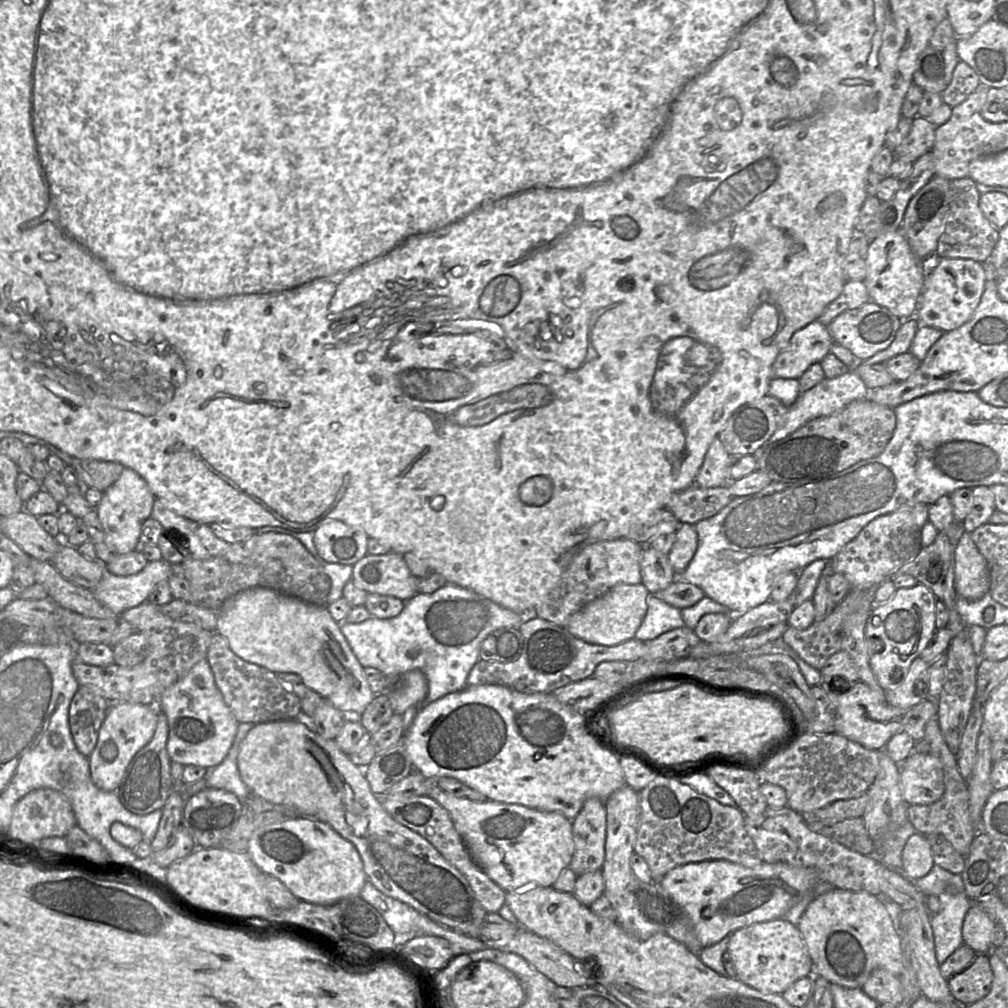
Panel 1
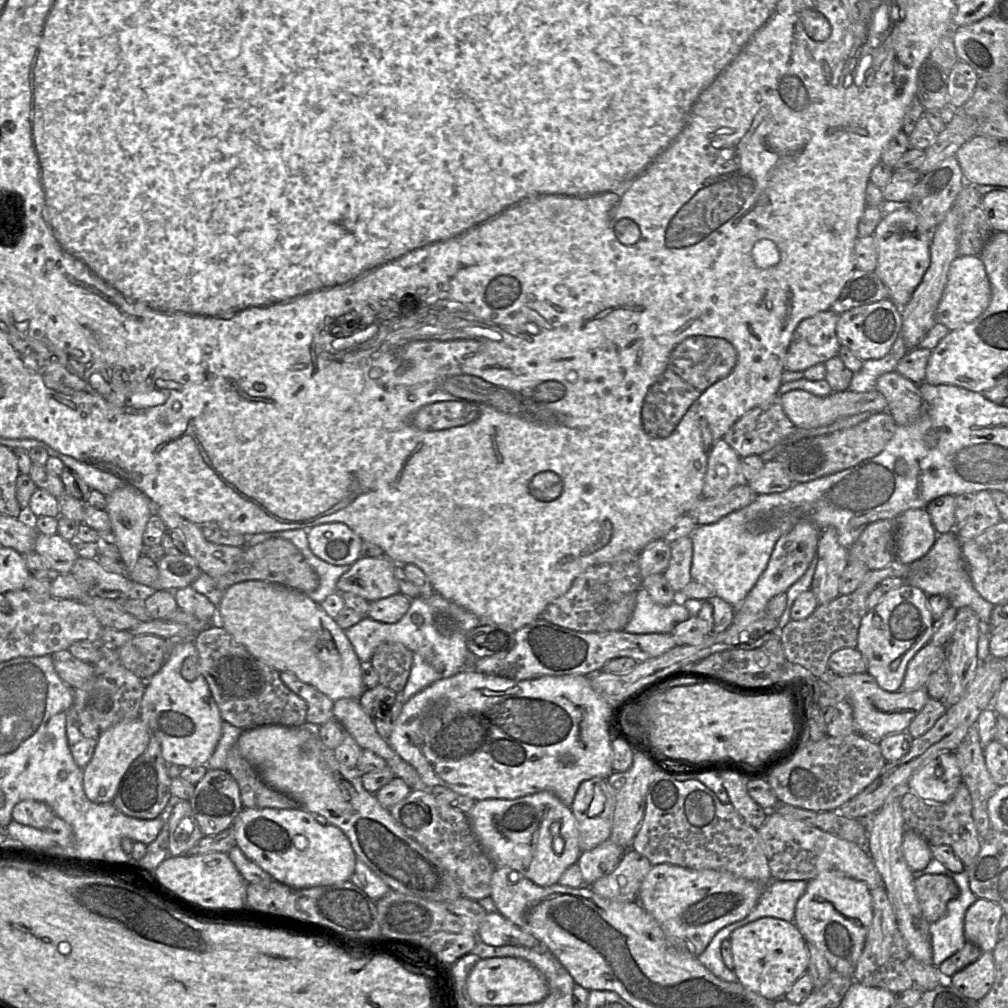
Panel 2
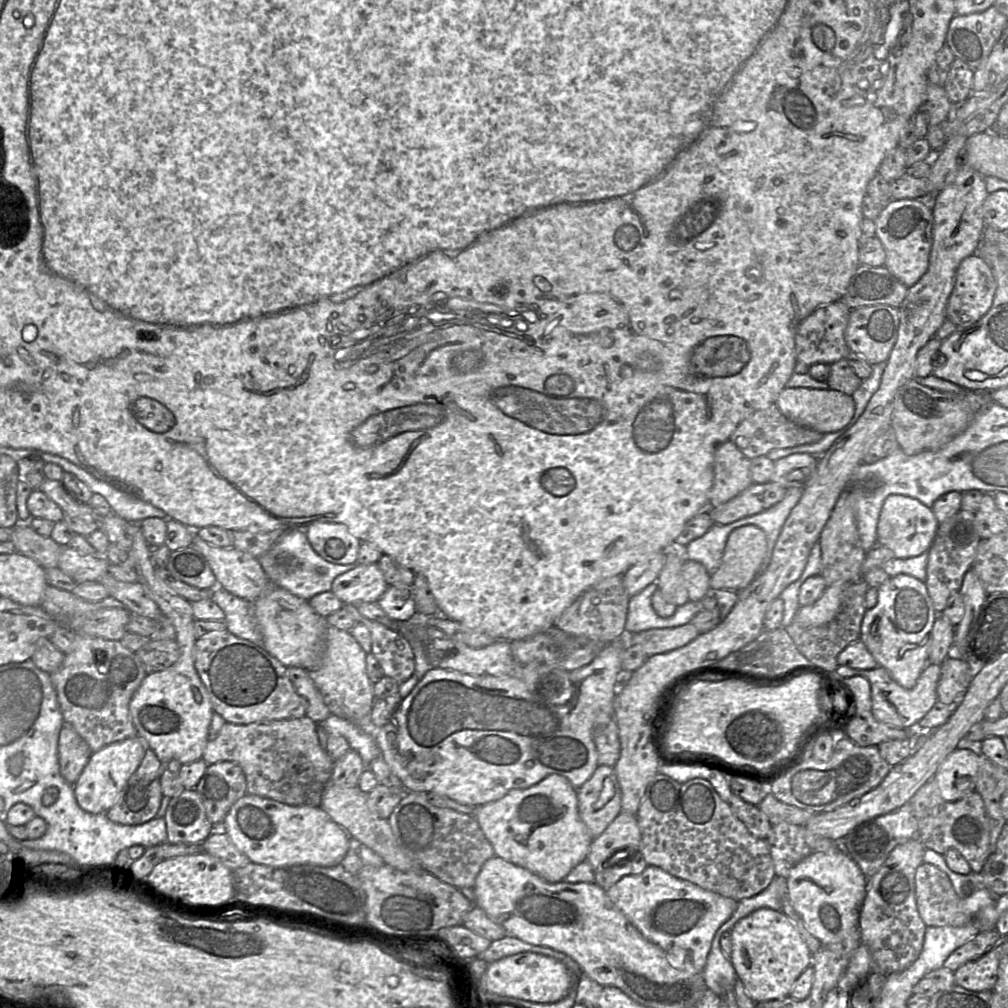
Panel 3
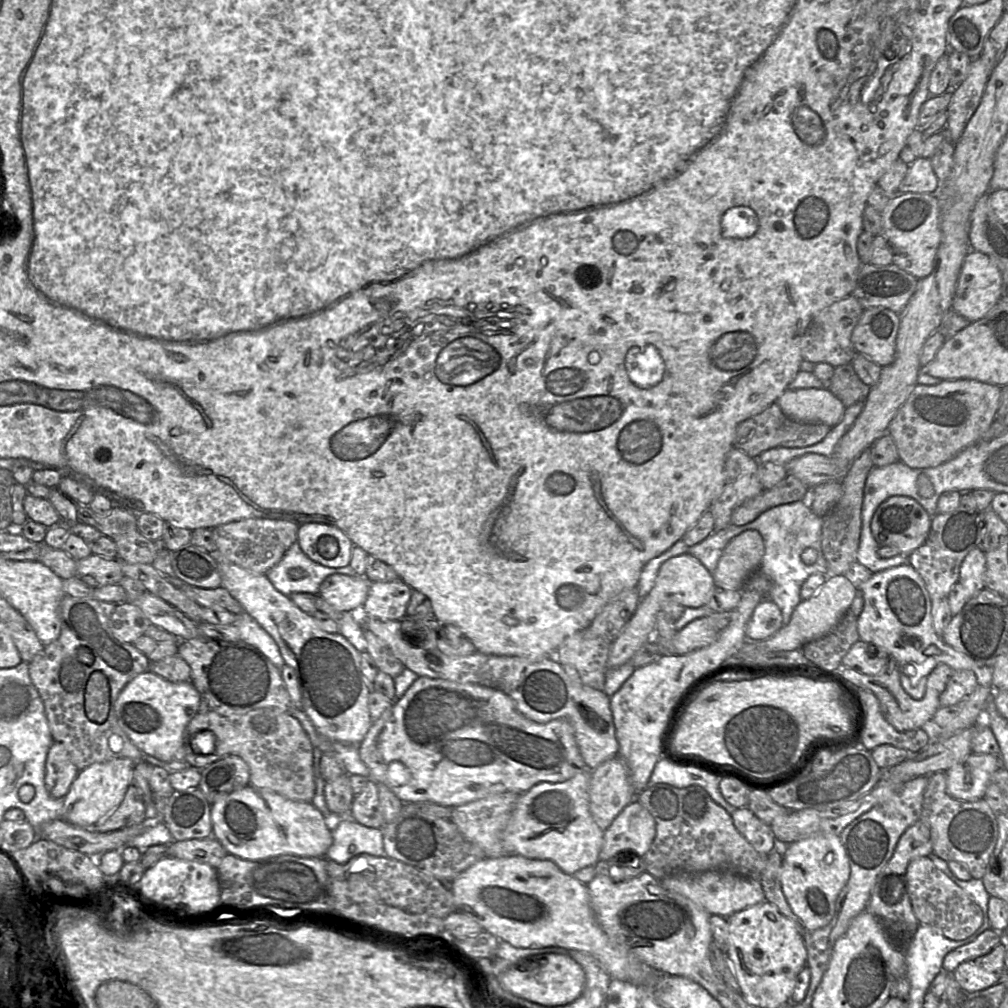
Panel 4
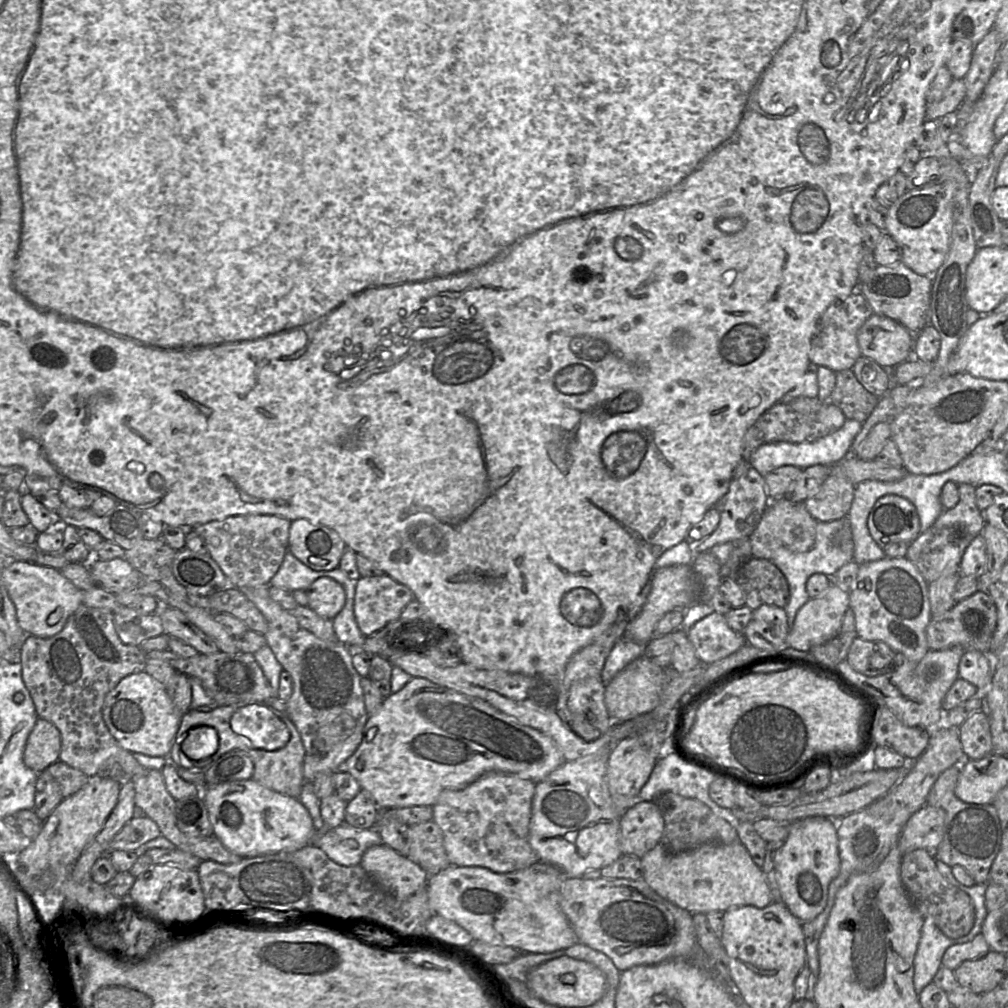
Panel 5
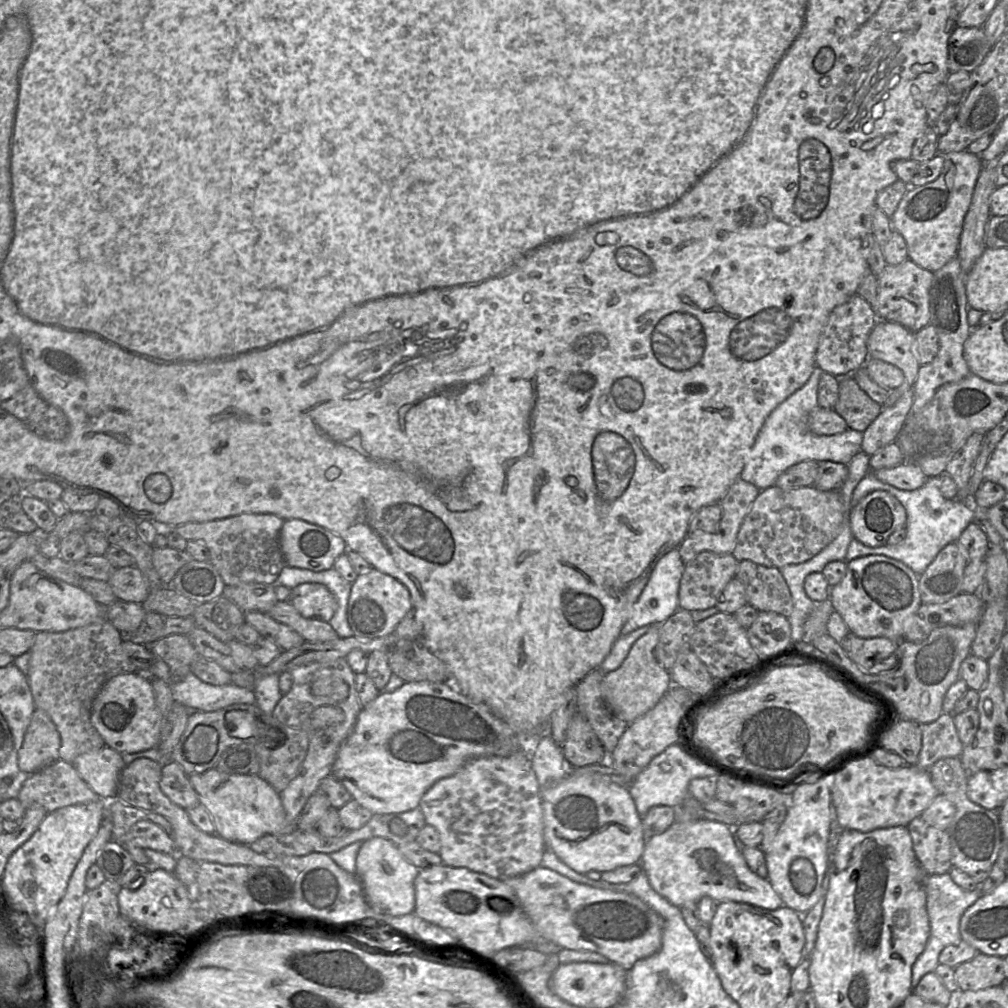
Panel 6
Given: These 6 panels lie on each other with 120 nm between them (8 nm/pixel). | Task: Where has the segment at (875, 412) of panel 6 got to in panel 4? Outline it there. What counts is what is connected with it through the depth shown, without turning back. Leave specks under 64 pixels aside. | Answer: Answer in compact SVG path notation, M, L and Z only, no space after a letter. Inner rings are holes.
M851 363L834 368L828 389L848 408L858 402L865 402L870 387L855 373Z

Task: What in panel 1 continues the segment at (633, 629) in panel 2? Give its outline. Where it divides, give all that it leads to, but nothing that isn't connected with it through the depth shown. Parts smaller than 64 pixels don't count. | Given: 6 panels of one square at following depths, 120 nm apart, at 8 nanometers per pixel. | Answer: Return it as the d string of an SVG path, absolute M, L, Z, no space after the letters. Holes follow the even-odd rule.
M649 593L647 612L635 633L635 638L645 642L653 640L667 631L684 626L685 622L679 608Z

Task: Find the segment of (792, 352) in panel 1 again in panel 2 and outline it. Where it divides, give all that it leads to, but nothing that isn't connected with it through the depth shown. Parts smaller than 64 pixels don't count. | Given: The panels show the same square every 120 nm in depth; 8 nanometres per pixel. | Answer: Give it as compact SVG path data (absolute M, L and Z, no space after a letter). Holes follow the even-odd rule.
M829 309L799 323L786 354L786 371L804 372L838 355L841 347L836 334L839 315Z

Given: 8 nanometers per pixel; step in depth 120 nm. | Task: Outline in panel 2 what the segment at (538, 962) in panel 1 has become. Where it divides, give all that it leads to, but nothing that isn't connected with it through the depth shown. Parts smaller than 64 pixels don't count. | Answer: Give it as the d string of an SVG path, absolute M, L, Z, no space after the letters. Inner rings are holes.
M498 911L486 914L478 929L477 937L490 946L512 945L546 950L534 936L524 932Z

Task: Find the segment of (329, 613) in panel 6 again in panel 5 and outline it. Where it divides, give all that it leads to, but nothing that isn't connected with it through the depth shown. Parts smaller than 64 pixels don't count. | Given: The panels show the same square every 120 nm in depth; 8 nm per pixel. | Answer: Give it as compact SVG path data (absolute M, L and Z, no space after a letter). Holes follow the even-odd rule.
M332 578L316 579L306 590L308 607L319 616L334 619L343 609L346 593L341 584Z

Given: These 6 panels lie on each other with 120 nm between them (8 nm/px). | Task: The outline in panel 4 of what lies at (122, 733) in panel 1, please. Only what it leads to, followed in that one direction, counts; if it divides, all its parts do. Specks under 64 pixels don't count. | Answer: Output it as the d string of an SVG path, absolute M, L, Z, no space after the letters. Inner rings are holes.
M116 758L94 763L81 770L64 797L63 820L83 828L95 828L122 802L132 780L135 763L129 758Z

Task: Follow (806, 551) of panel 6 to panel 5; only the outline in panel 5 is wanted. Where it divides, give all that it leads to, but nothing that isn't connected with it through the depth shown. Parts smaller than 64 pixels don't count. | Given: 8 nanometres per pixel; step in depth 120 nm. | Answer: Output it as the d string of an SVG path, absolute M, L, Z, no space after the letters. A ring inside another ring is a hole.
M786 496L771 500L748 537L751 556L771 560L773 551L782 546L794 552L810 550L815 543L817 522L806 509L804 502L794 502Z

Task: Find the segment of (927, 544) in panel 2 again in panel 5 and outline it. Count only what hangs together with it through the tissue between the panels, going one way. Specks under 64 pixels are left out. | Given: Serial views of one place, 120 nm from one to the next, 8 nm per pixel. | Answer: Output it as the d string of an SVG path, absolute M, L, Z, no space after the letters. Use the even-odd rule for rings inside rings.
M894 494L882 496L876 501L869 513L867 526L872 538L883 549L889 543L911 543L921 534L915 506Z

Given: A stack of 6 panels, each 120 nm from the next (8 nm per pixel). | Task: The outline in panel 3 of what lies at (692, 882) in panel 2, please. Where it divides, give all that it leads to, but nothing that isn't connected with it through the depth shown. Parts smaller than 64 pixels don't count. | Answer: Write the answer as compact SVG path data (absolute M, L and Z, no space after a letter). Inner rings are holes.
M648 865L638 875L625 876L606 890L614 905L625 915L631 924L649 941L655 943L667 953L671 965L695 974L702 974L711 948L713 937L719 927L726 922L738 906L738 901L724 897L712 891L705 890L689 881L677 878L659 867ZM688 950L690 959L684 960L680 954Z

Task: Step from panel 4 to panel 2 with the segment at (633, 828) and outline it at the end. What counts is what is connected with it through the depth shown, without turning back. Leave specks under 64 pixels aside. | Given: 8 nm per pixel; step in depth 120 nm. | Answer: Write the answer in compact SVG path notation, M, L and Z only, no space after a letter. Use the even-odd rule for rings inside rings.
M610 839L580 854L577 864L585 885L591 886L599 878L610 874L620 863L626 850Z

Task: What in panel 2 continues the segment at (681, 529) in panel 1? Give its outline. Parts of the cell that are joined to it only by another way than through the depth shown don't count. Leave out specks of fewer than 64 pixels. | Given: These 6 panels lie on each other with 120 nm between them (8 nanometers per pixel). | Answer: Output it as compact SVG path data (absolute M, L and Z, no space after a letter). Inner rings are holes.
M683 536L671 543L671 558L667 569L664 571L664 576L678 594L692 581L692 553L691 536Z

